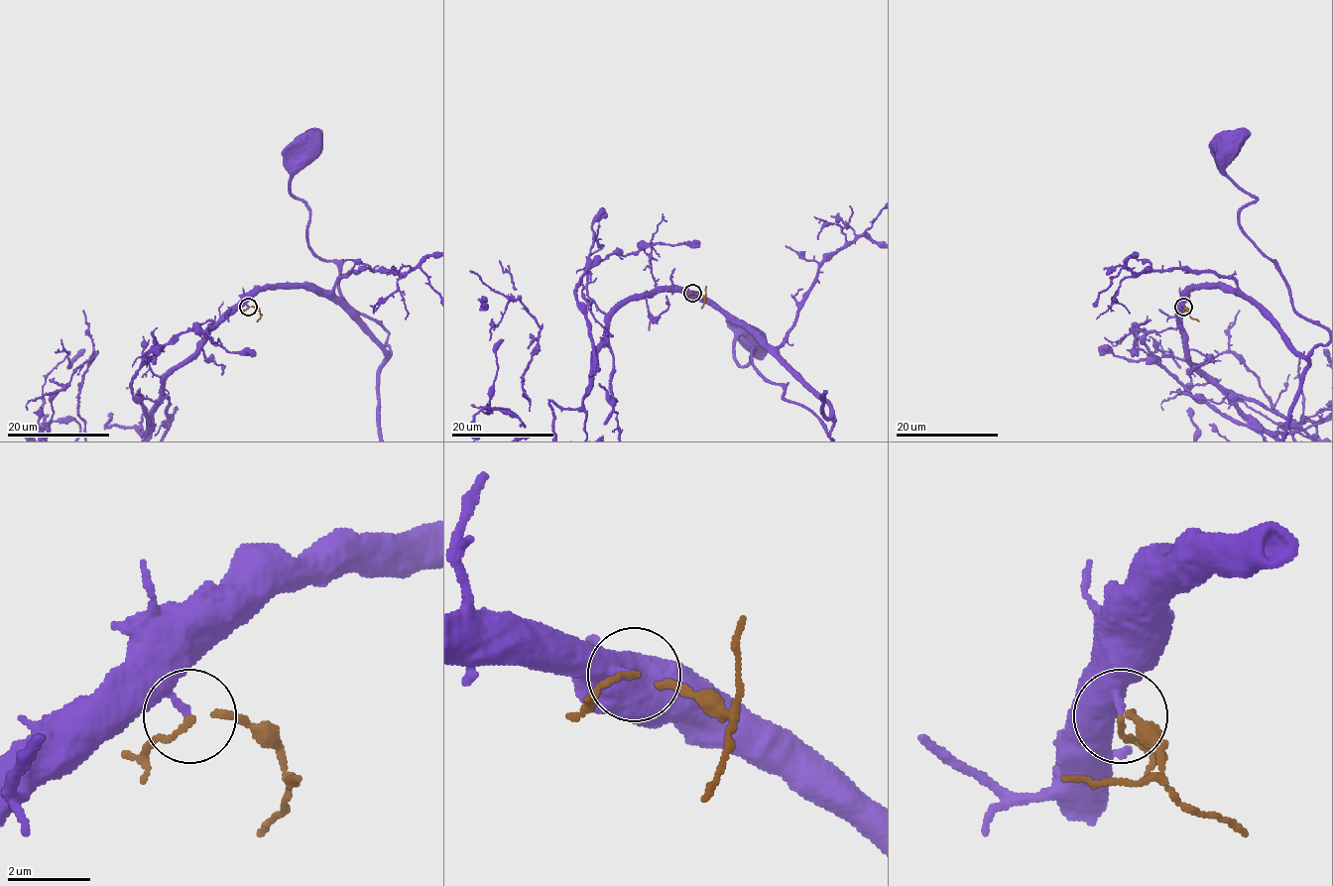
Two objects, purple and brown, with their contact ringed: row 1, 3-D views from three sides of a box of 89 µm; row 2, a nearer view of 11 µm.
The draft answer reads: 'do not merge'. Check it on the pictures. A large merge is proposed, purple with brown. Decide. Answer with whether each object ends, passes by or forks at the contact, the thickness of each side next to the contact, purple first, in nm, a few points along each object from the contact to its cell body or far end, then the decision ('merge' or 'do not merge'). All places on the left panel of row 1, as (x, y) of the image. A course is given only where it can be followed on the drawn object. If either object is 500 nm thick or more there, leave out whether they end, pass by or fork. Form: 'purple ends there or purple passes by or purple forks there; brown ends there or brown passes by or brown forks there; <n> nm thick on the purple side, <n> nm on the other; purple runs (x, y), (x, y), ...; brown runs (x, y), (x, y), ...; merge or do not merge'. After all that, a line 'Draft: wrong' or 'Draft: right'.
purple ends there; brown passes by; 200 nm thick on the purple side, 120 nm on the other; purple runs (249, 307), (267, 289), (317, 288), (387, 355), (388, 333), (308, 245), (290, 179), (306, 143); brown runs (249, 307), (254, 307), (260, 314), (256, 320); merge
Draft: wrong

